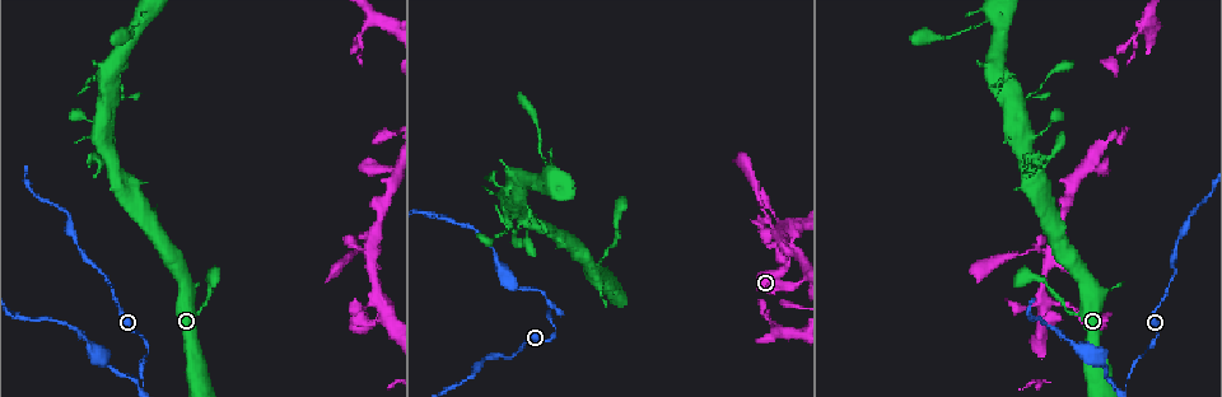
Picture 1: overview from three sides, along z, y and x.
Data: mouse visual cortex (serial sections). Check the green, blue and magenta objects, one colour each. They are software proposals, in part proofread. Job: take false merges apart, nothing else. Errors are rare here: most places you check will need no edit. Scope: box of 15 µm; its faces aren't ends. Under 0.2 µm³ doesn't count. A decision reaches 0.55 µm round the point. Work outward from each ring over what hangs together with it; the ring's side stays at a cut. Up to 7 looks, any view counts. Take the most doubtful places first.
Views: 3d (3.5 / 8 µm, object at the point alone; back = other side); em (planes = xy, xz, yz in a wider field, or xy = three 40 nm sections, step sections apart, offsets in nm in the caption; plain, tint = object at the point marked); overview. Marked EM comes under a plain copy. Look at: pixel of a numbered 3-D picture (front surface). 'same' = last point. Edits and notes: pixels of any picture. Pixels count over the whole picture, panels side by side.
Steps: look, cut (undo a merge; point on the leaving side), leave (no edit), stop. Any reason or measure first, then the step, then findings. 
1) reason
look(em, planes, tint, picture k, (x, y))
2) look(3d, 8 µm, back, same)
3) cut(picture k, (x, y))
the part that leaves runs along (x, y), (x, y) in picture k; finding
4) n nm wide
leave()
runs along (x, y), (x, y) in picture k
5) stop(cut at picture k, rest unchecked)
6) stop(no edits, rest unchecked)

three arms meet
look(3d, 3.5 µm, picture 1, (1126, 383))

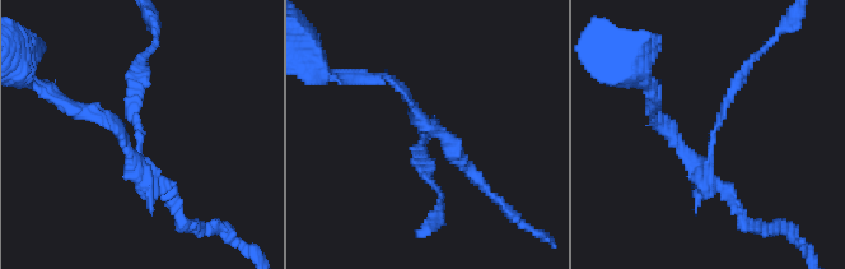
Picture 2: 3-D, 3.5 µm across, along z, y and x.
arms of 150, 150, 200 nm
cut(picture 2, (671, 137))
the part that leaves runs along (709, 152), (692, 163), (653, 109) in picture 2; a second cell is stuck on

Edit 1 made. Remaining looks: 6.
sharp bend
look(3d, 3.5 µm, picture 1, (383, 303))

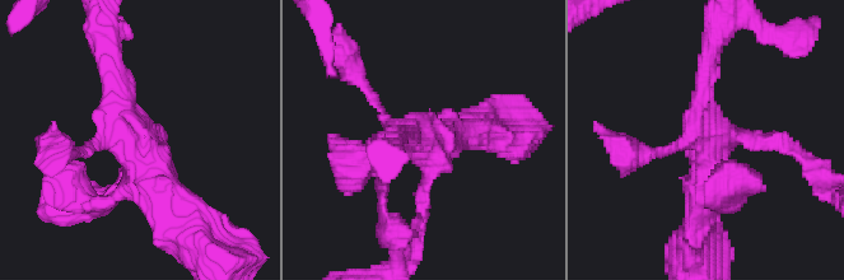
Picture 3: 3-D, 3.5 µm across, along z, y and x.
shape alone is not enough
look(em, planes, tint, picture 3, (142, 135))

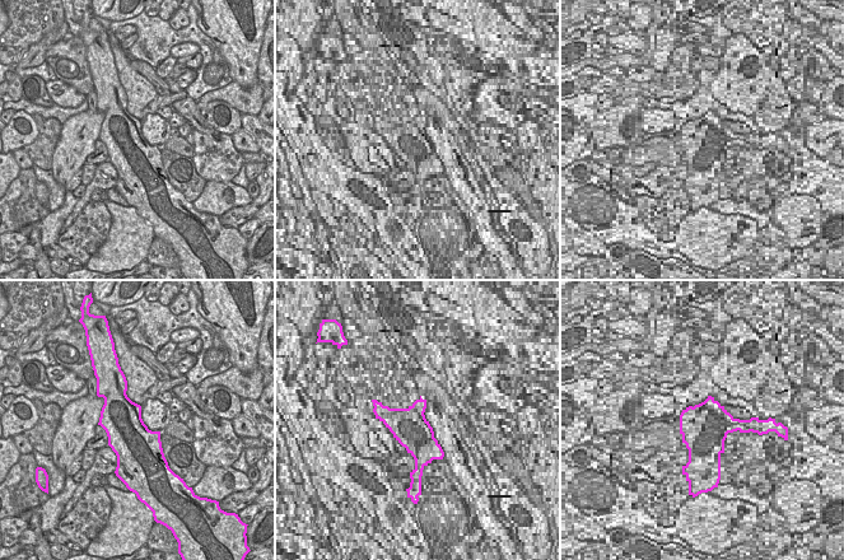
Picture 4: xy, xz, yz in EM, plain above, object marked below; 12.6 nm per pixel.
look(em, xy, step 2, tint, same)

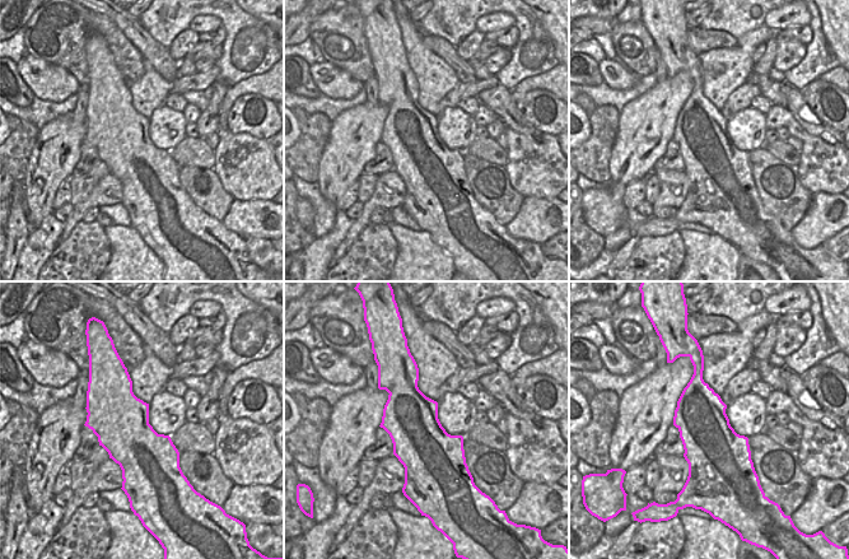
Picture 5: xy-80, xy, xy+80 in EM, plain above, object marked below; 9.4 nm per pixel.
leave()
continuous, no second cell

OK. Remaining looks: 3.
a narrow waist
look(3d, 8 µm, picture 1, (1048, 255))

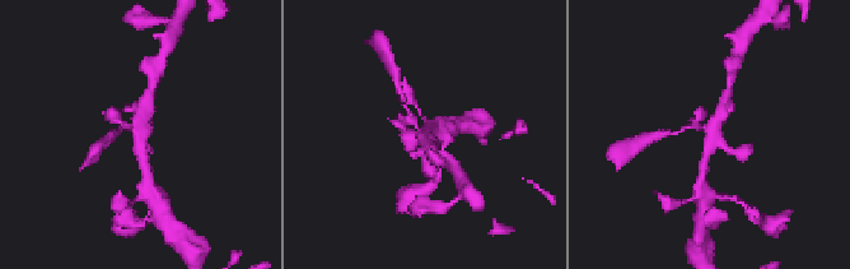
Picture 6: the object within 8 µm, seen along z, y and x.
look(em, xy, step 2, tint, picture 6, (427, 139))

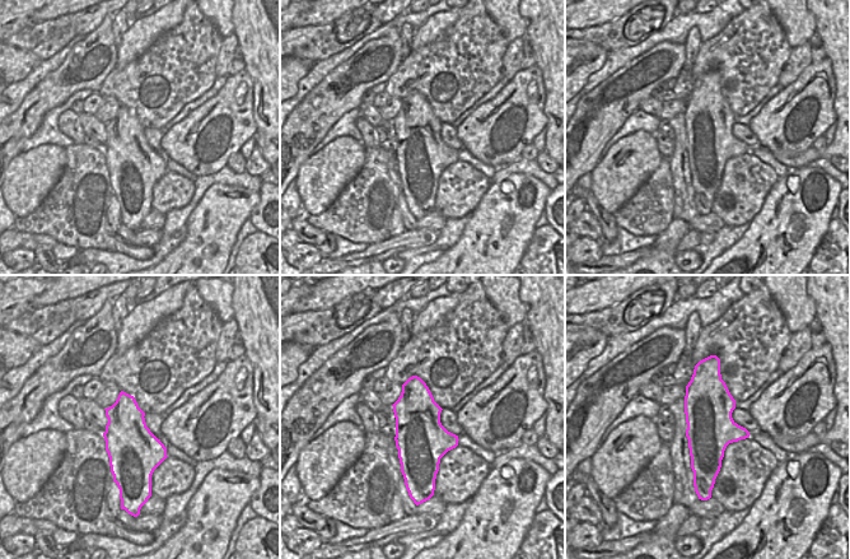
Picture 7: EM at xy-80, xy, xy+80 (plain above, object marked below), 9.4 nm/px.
leave()
runs along (705, 166), (725, 97) in picture 6; one cell here

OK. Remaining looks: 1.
stop(cut at picture 2, rest unchecked)

